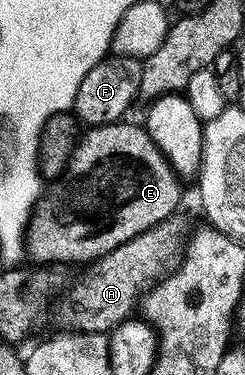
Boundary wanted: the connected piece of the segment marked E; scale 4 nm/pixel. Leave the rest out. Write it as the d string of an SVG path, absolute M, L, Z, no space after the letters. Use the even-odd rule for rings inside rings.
M122 119L113 121L110 125L86 128L56 185L53 201L57 204L57 209L45 205L46 202L38 202L25 230L24 256L30 257L33 260L30 262L37 267L66 267L65 265L81 265L84 261L97 263L102 257L116 254L121 244L178 212L177 204L181 201L183 181L177 176L163 151L155 147L149 132L140 124L132 125L129 119Z

